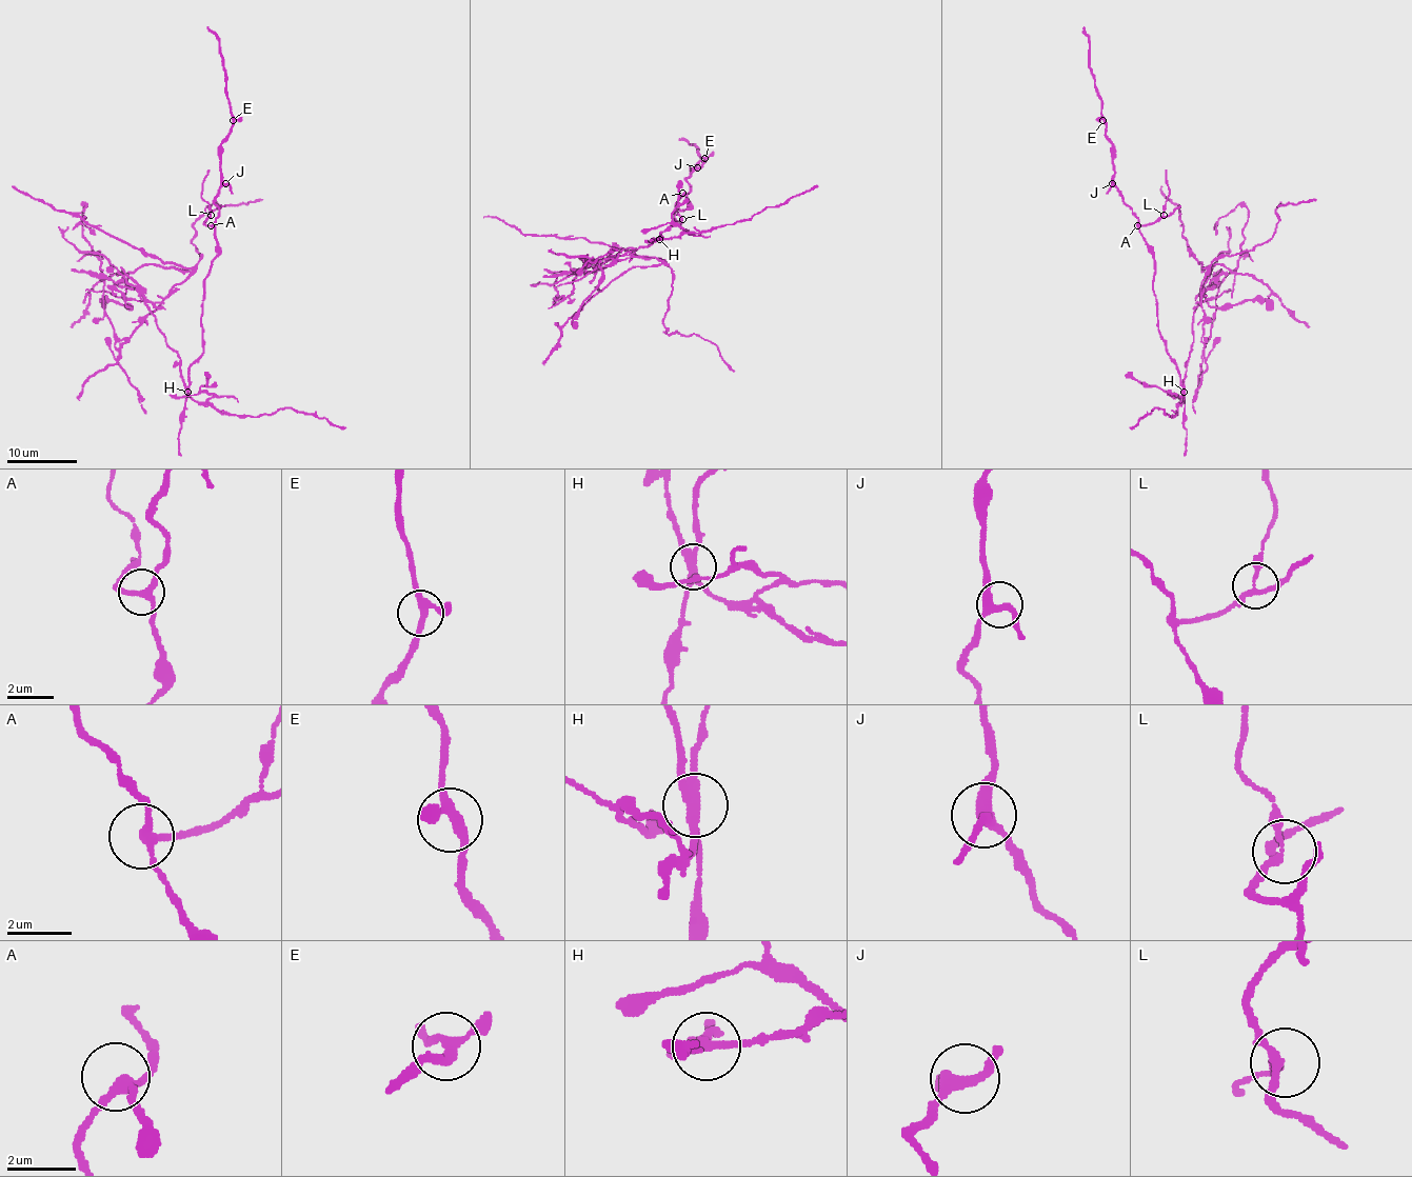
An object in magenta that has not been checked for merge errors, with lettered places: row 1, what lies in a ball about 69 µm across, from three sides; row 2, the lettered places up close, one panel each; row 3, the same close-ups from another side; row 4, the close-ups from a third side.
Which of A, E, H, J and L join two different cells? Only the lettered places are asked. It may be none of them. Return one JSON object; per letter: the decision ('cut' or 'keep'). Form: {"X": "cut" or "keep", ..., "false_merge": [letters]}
{"A": "keep", "E": "keep", "H": "cut", "J": "keep", "L": "keep", "false_merge": ["H"]}

